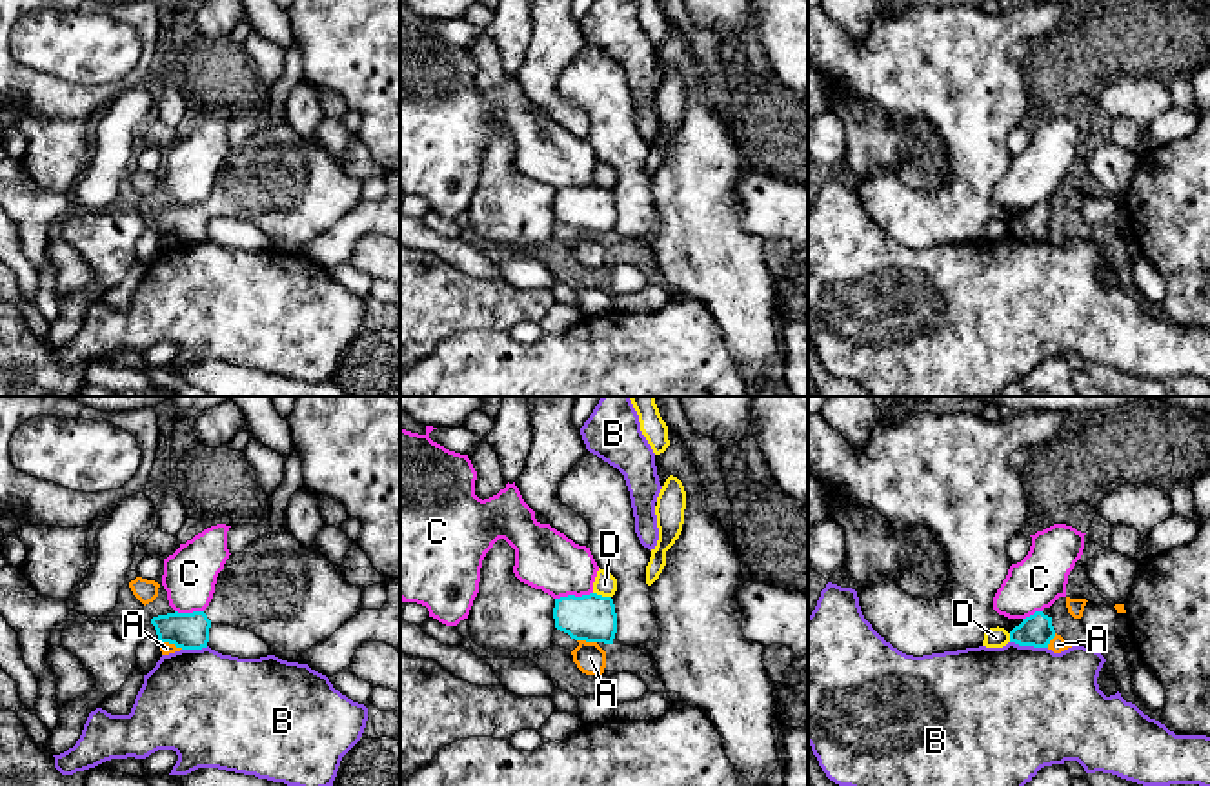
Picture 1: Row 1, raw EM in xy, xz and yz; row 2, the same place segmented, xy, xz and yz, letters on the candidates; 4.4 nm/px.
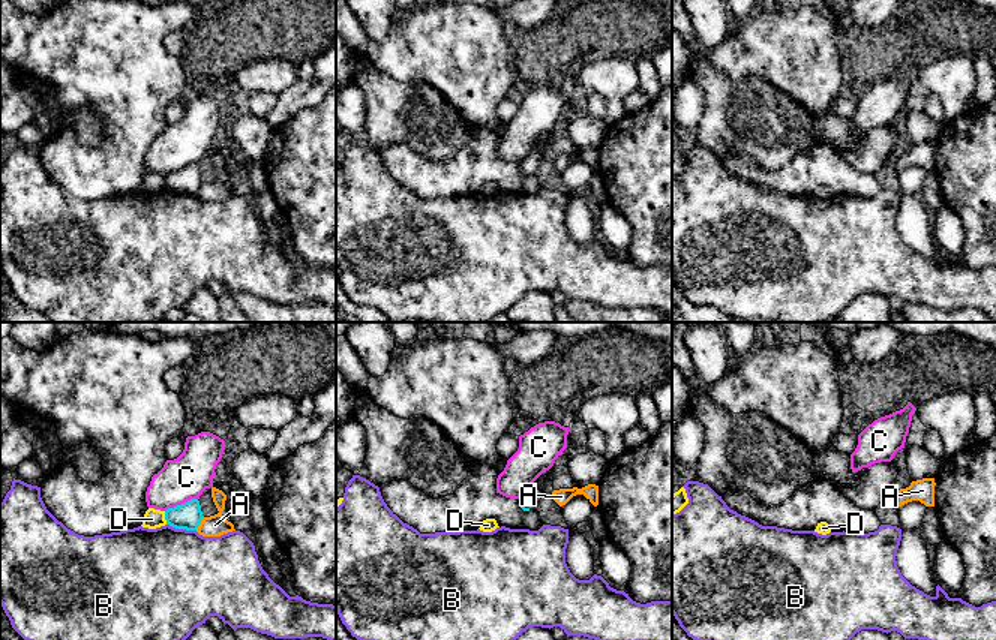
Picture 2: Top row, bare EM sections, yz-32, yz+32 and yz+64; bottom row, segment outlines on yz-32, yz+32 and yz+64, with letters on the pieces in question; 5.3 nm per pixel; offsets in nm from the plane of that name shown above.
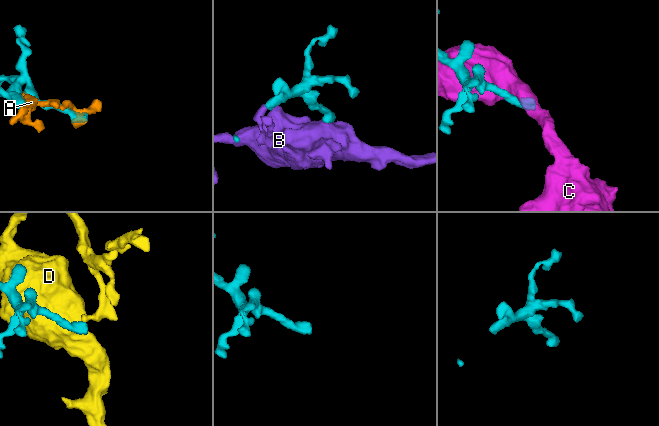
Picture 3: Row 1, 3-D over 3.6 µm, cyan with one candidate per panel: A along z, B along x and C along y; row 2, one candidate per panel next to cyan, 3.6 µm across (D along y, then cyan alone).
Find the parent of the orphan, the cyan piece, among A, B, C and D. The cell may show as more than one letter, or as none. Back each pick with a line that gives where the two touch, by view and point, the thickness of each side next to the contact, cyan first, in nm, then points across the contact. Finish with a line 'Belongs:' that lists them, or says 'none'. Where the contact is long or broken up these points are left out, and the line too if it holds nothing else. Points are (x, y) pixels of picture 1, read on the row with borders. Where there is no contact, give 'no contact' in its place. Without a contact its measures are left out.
Belongs: none

